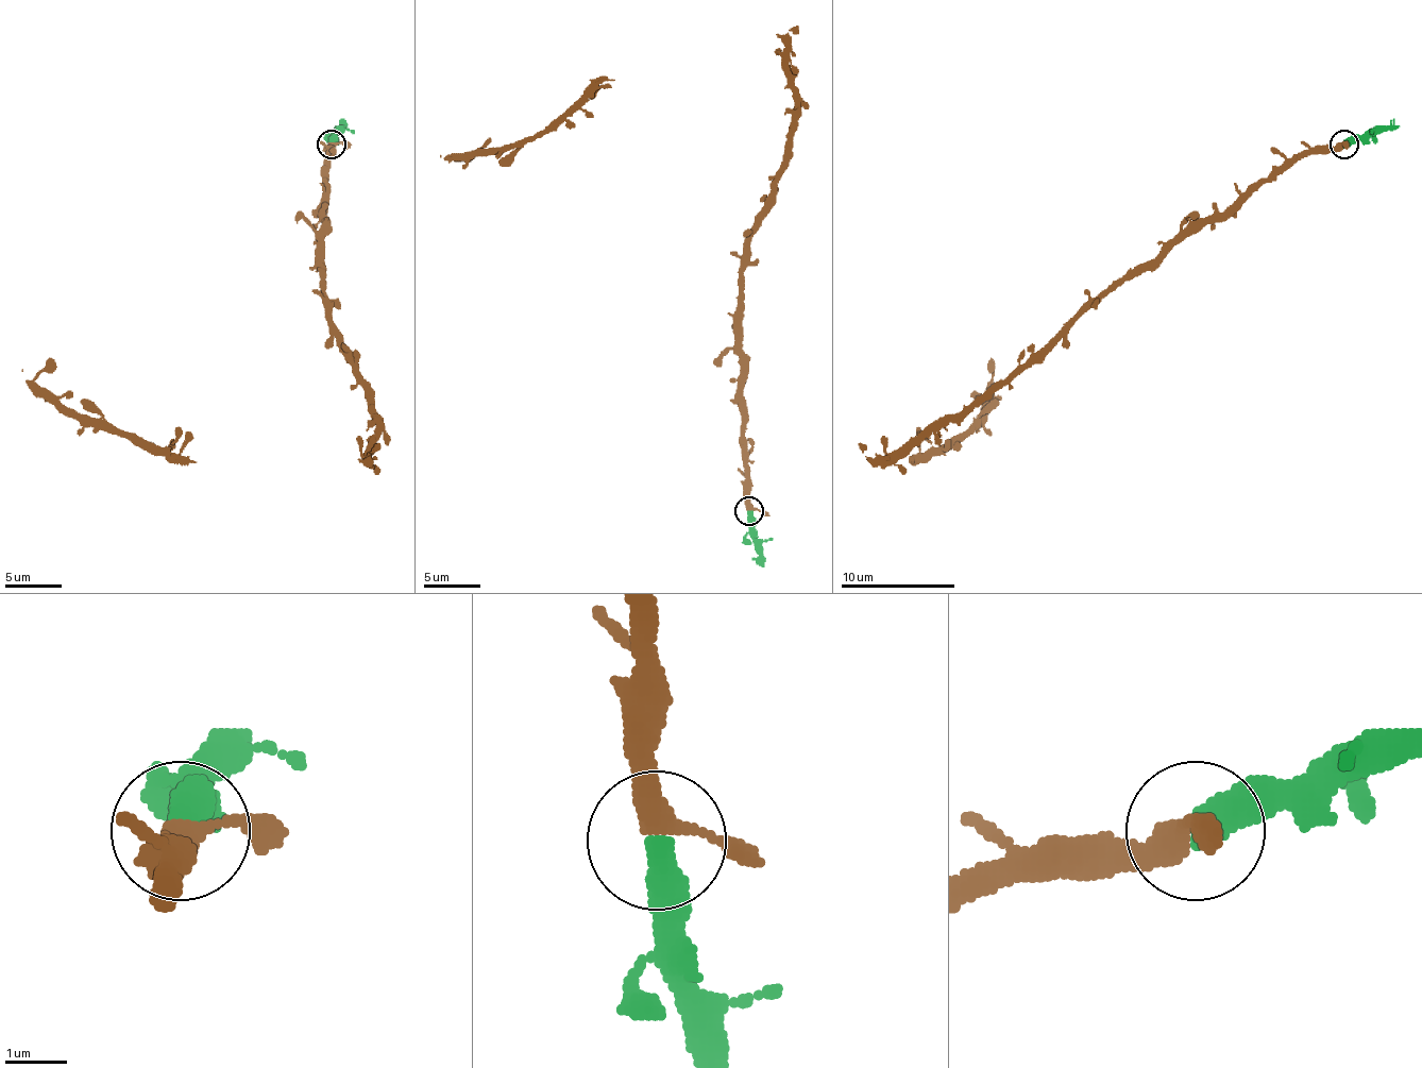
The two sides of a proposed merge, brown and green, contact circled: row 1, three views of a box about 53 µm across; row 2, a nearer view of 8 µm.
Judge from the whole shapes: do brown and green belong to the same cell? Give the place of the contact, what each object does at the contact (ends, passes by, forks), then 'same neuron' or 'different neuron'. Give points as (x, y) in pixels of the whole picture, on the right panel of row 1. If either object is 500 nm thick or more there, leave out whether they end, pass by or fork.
place (1343, 145); same neuron

